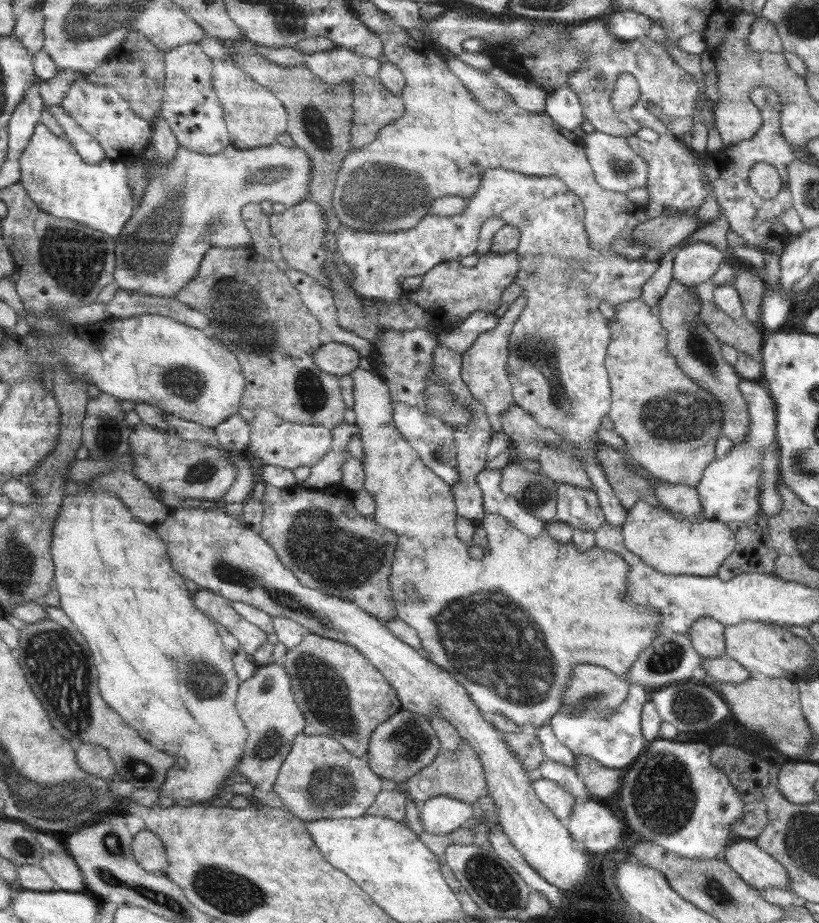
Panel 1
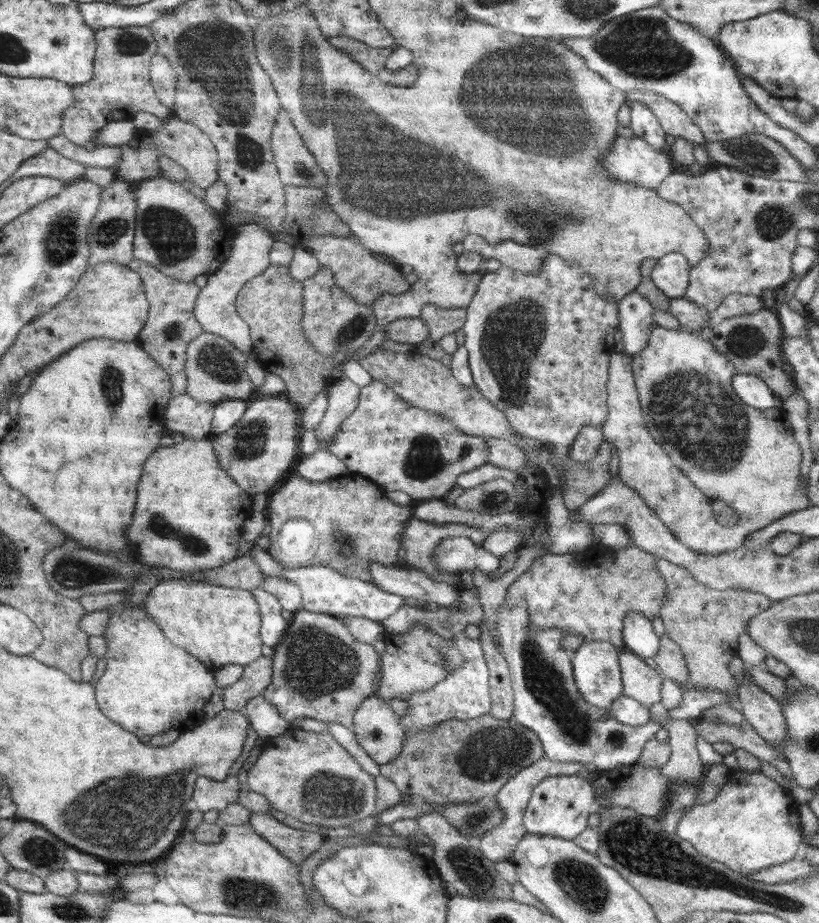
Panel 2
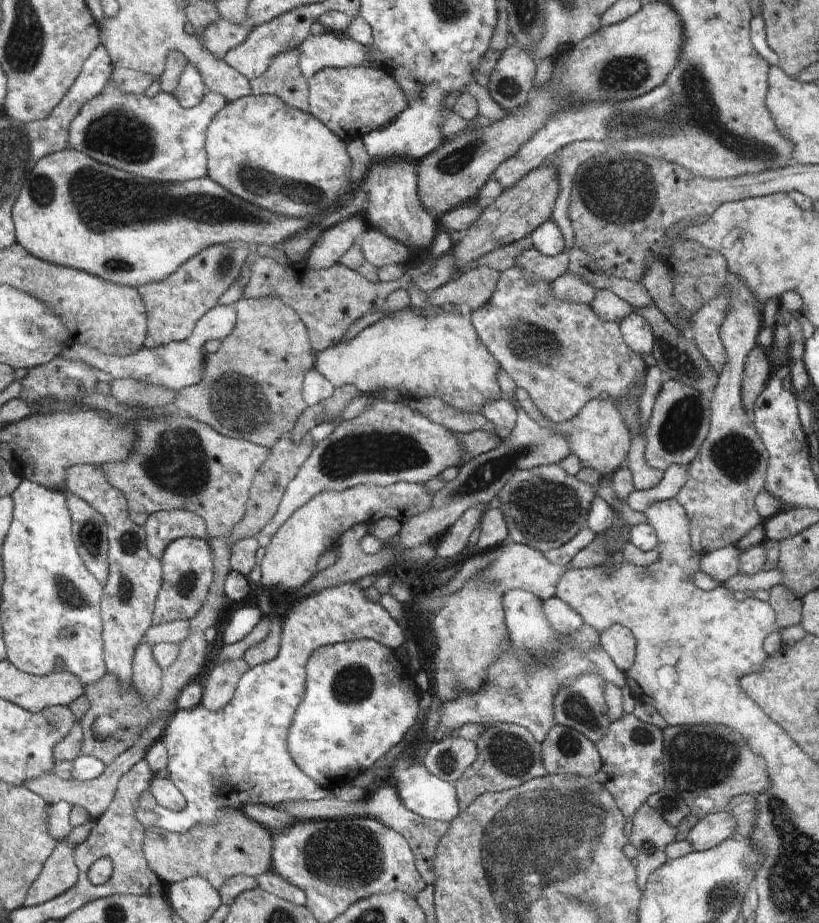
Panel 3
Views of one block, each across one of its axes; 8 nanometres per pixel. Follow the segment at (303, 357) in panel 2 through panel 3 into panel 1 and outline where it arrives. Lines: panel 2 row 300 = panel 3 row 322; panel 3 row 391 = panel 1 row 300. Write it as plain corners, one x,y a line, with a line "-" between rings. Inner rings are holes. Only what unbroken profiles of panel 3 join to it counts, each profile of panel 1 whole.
211,247
204,255
193,284
176,294
176,300
208,317
213,337
238,358
245,386
241,406
248,410
270,410
284,420
296,424
334,428
344,421
346,403
341,395
337,375
326,373
314,363
313,355
323,346
325,335
318,319
310,314
298,289
271,260
251,247

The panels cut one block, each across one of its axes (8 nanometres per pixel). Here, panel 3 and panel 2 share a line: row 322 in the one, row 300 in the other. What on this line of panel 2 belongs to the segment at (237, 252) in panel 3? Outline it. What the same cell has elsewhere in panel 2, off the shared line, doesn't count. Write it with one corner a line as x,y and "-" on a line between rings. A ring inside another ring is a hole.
133,258
127,266
140,276
149,302
149,315
138,334
137,342
169,376
171,394
174,397
184,394
187,387
185,373
186,348
194,338
205,332
193,313
201,288
193,282
180,282
168,278
168,276
164,276
162,272
143,260

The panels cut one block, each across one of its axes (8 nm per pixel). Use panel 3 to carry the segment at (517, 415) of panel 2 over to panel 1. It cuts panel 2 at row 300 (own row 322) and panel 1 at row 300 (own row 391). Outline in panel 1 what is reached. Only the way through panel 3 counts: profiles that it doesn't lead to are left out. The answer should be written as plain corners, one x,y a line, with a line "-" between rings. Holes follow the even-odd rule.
488,168
482,178
480,178
480,188
474,192
474,196
465,199
465,212
459,216
452,217
442,217
437,215
427,215
415,228
408,231
397,231
396,233
370,233
370,232
357,232
349,227
342,228
343,232
338,233
337,242
335,244
338,254
342,255
344,263
353,270
353,280
348,283
348,287
351,288
352,292
356,293
359,297
366,297
371,299
380,299
383,301
392,301
398,299
402,292
401,284
398,283
398,278
403,277
417,277
417,276
427,276
431,274
431,271
436,264
446,261
458,261
462,260
464,256
470,256
475,253
479,246
480,231
481,227
484,225
485,221
490,217
498,216
502,219
505,225
517,229
520,233
520,238
518,242
518,247
514,251
520,256
519,258
519,269
518,273
515,275
513,282
520,287
522,294
526,296
526,303
524,303
524,309
522,313
518,315
518,318
512,323
512,328
510,329
510,334
507,341
507,354
508,363
506,363
506,370
508,370
508,380
512,384
512,398
516,405
521,406
524,410
527,410
538,420
538,424
542,425
544,428
554,428
554,432
558,432
560,436
564,436
566,440
570,440
570,444
576,448
578,452
578,459
581,460
583,464
584,472
588,474
590,483
592,484
592,490
596,491
600,507
602,507
602,512
604,513
605,520
610,523
610,525
622,526
622,523
626,520
627,510
620,504
618,497
611,488
611,485
606,479
606,473
602,465
600,465
600,459
596,457
596,449
600,442
598,438
598,430
602,428
602,420
608,416
610,412
610,406
612,406
612,393
610,386
610,377
608,376
608,371
605,367
605,360
607,356
607,348
610,345
610,327
608,327
608,320
602,312
600,311
600,304
606,302
610,306
620,306
620,304
625,303
629,300
640,299
640,294
642,294
642,286
654,275
656,270
659,268
659,260
652,261
648,259
628,259
624,255
619,254
619,252
609,251
609,252
599,252
595,248
592,248
590,240
588,239
588,234
585,230
584,220
585,220
585,209
583,208
582,201
574,192
570,192
570,188
567,188
566,184
556,176
526,176
520,172
516,172
510,169
504,168

